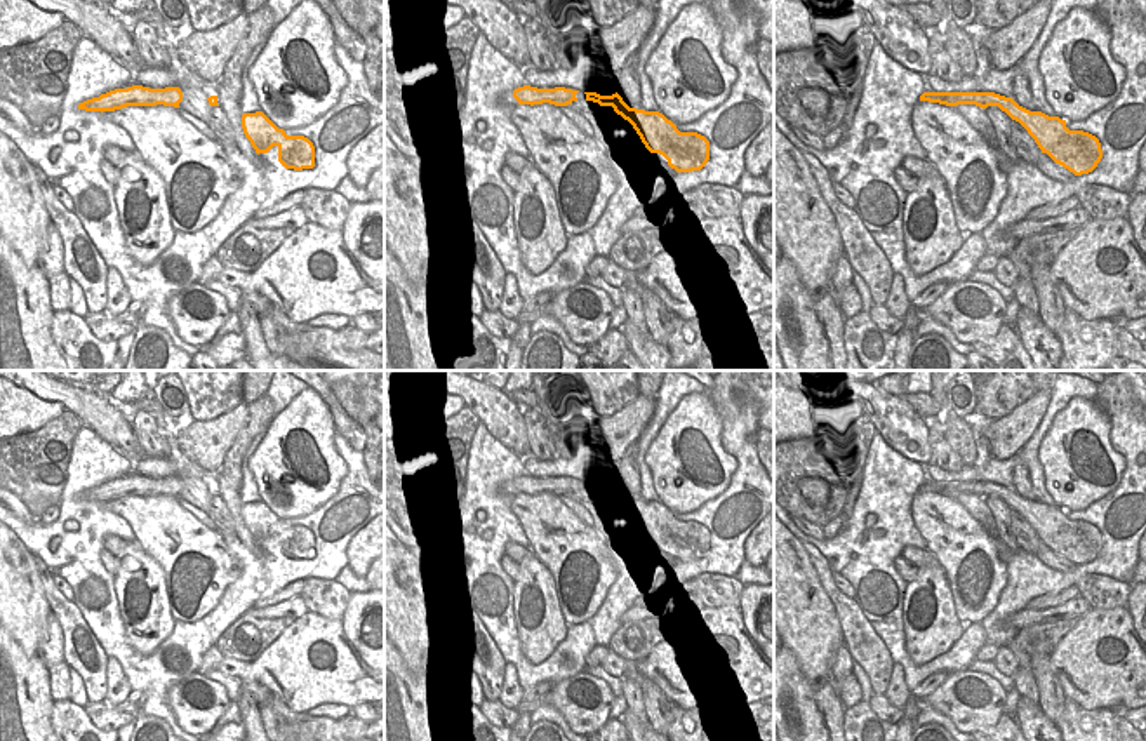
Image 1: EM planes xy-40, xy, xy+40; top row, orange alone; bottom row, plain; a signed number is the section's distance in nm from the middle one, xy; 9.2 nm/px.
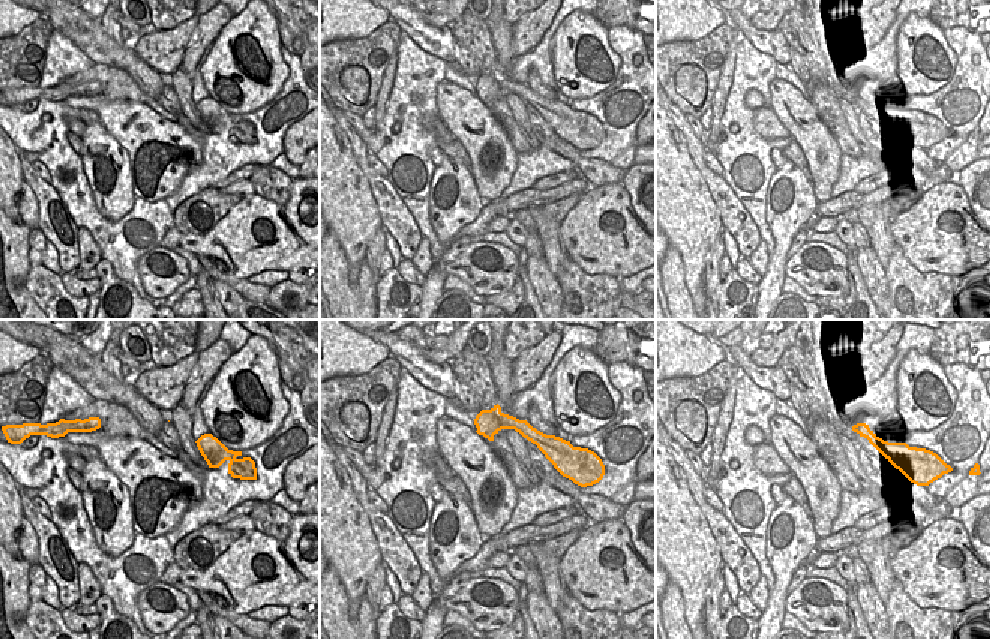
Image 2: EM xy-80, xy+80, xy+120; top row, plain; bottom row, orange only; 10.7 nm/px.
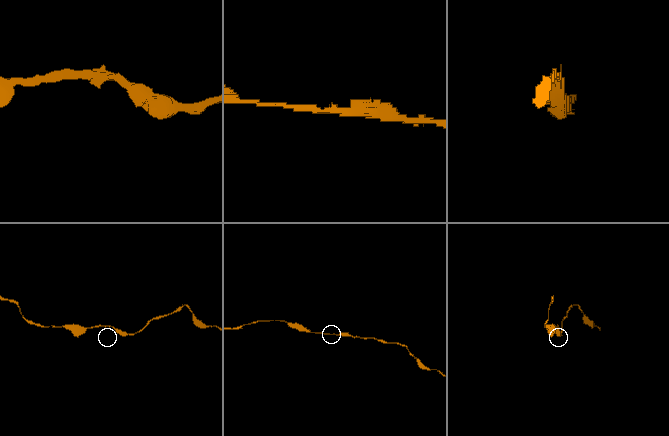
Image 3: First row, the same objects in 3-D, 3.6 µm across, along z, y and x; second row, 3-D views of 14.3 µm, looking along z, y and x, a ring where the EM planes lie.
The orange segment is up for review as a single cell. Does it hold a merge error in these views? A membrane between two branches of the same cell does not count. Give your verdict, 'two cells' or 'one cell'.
one cell

